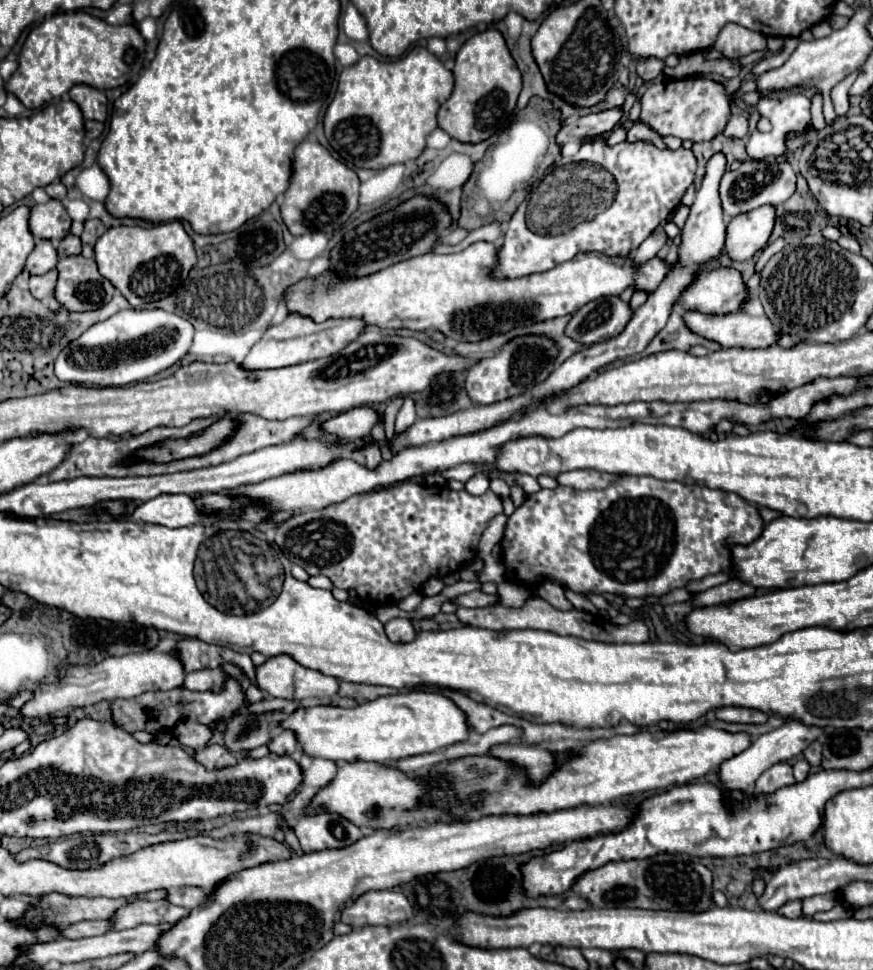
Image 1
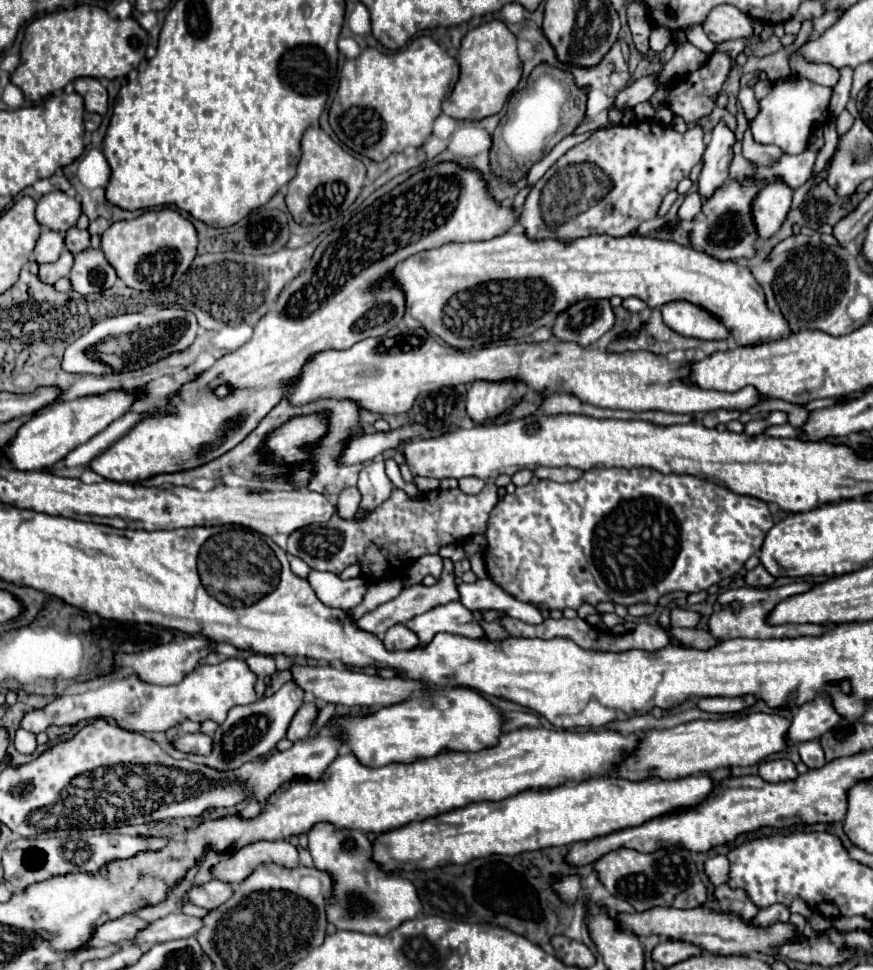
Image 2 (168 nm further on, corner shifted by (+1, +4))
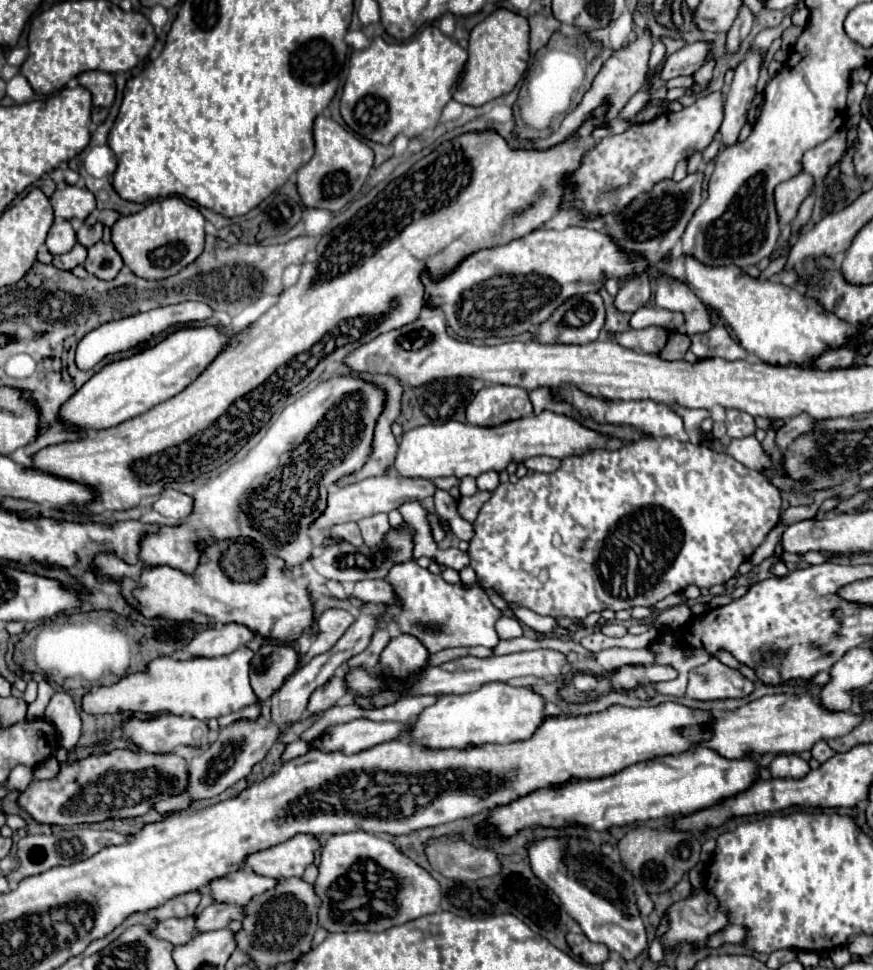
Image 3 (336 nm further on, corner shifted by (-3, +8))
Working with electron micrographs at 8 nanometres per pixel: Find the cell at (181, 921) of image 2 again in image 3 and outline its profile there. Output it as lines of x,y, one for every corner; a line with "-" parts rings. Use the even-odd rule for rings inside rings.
214,902
202,914
196,914
196,928
200,932
226,928
232,920
244,920
244,906

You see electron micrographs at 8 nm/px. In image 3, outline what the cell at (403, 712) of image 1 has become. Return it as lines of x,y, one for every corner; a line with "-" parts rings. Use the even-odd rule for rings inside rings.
492,682
476,692
450,694
426,708
414,722
408,738
426,748
466,748
480,744
510,744
528,740
544,722
544,698
528,686
510,686
508,682

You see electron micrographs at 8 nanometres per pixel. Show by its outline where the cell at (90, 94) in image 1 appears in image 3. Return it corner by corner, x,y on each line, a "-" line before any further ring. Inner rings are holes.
82,72
78,82
92,92
92,106
95,108
110,108
116,96
116,82
112,74
106,72

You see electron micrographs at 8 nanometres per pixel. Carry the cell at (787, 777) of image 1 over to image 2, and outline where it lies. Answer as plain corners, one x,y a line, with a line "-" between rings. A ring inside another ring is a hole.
770,760
770,762
762,762
760,764
760,778
766,782
782,782
782,780
794,780
798,776
796,766
786,760

